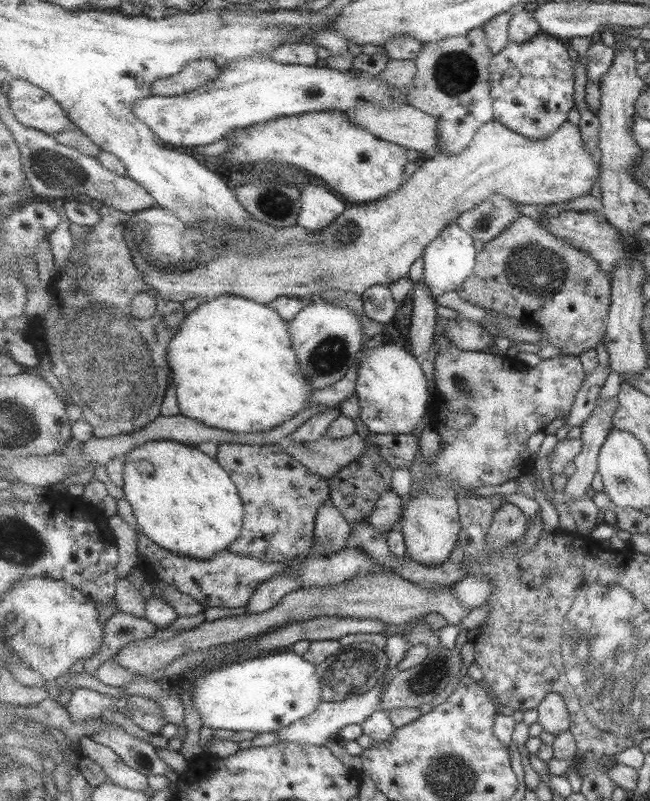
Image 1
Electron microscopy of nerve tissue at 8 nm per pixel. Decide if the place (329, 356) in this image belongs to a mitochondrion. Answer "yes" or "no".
yes

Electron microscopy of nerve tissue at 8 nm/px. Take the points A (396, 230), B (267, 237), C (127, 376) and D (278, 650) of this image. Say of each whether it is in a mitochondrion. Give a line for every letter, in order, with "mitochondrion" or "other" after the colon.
A: other
B: mitochondrion
C: mitochondrion
D: other

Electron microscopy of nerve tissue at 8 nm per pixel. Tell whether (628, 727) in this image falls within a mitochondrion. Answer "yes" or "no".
yes

